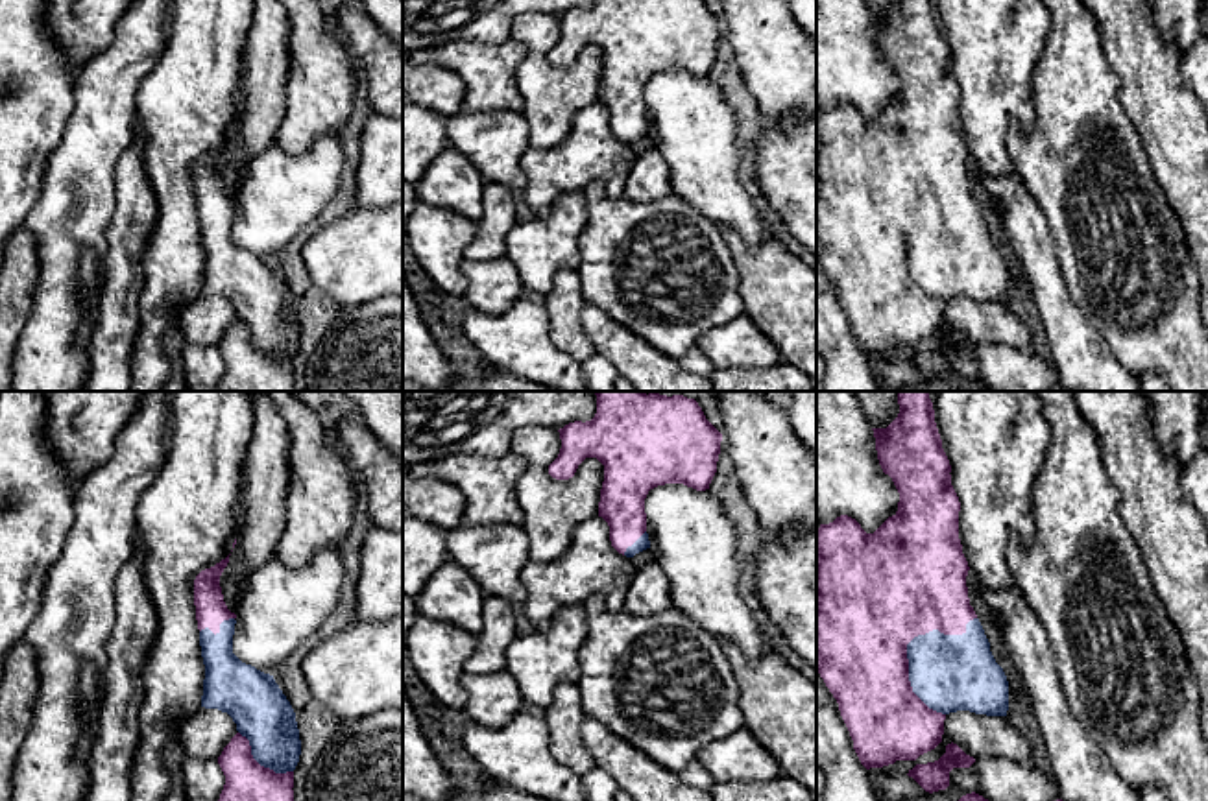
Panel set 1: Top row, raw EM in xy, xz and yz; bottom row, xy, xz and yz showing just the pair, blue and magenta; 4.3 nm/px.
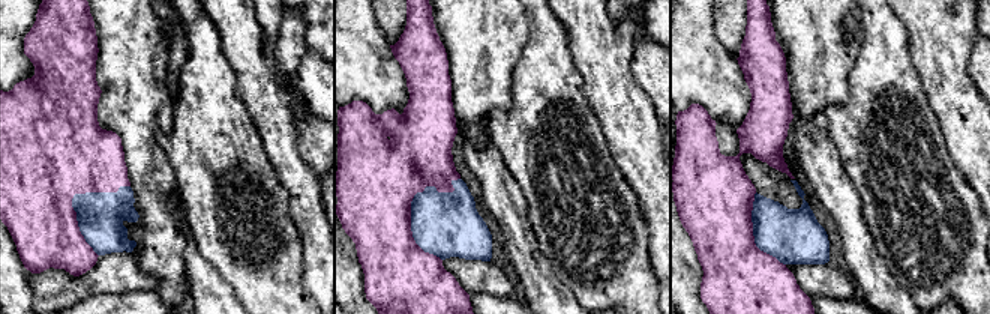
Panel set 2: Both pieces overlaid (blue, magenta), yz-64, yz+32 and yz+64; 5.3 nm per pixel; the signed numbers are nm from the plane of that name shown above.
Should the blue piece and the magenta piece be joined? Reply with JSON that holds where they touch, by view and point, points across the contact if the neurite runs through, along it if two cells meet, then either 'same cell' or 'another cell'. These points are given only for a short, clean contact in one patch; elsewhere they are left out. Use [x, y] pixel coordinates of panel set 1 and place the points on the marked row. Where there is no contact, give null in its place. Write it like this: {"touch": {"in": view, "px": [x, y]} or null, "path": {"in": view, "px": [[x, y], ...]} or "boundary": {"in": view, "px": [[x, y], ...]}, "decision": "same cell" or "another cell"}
{"touch": {"in": "yz", "px": [907, 645]}, "decision": "same cell"}

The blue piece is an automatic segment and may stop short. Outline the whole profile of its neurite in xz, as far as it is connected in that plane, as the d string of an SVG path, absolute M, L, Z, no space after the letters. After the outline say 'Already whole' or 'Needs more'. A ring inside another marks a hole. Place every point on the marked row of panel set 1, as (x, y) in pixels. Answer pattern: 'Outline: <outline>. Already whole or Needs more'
Outline: M597 391L597 413L591 421L574 421L560 428L562 448L549 465L556 480L574 476L586 458L604 465L598 517L610 526L611 546L626 556L650 548L645 498L650 489L683 484L696 491L709 489L717 472L722 434L706 419L695 399L641 391Z. Needs more

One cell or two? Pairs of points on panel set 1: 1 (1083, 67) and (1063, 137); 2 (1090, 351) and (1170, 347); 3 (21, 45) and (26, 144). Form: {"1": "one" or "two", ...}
{"1": "one", "2": "two", "3": "one"}

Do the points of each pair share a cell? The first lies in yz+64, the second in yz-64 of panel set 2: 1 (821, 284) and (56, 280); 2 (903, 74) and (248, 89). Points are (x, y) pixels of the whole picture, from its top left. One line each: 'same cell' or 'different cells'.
1: same cell
2: different cells

